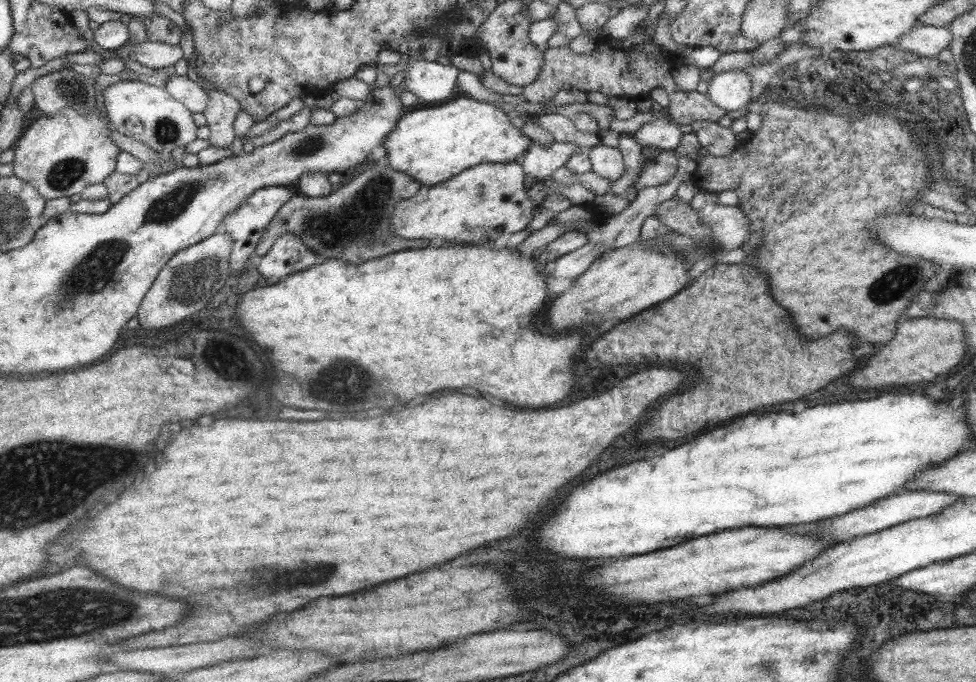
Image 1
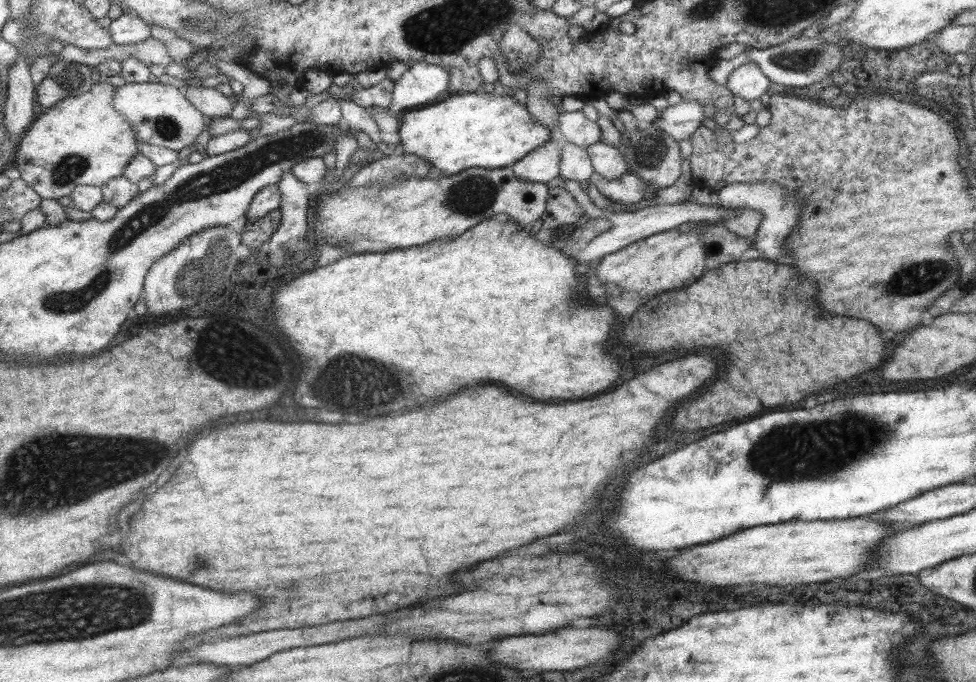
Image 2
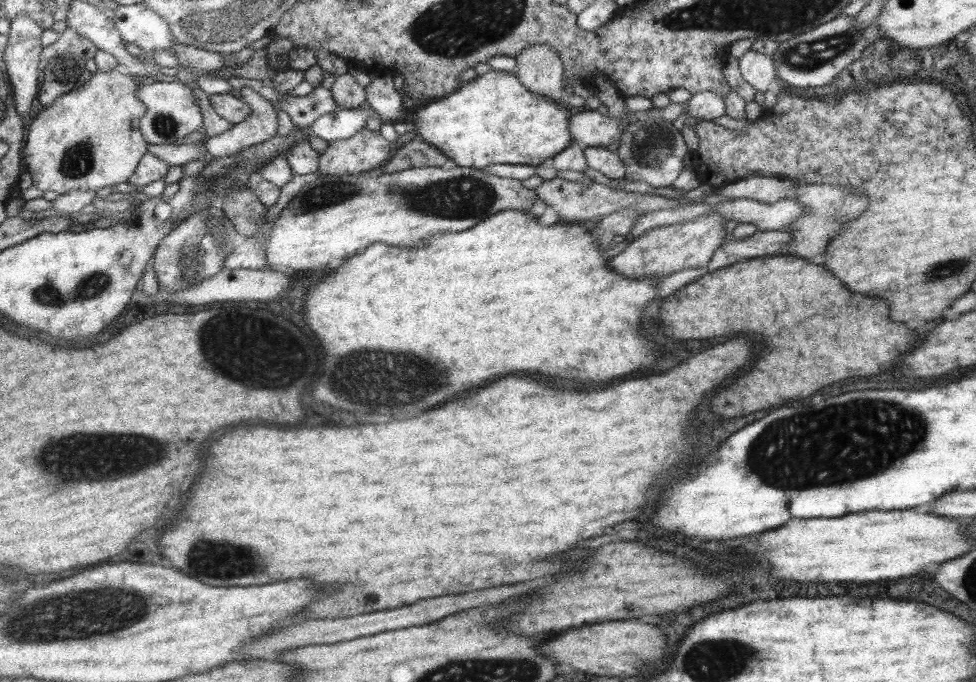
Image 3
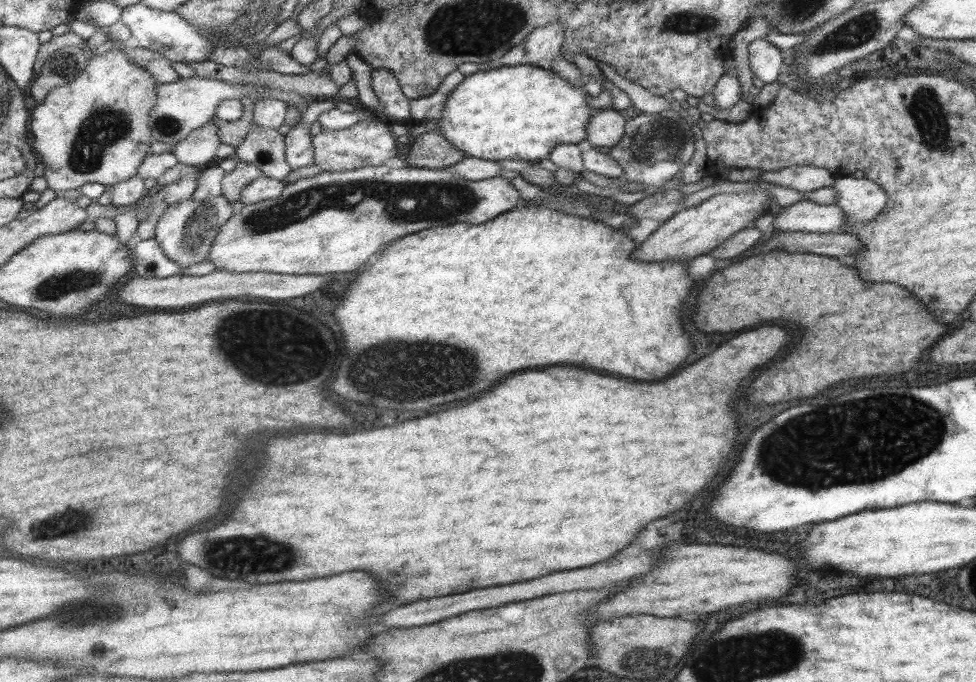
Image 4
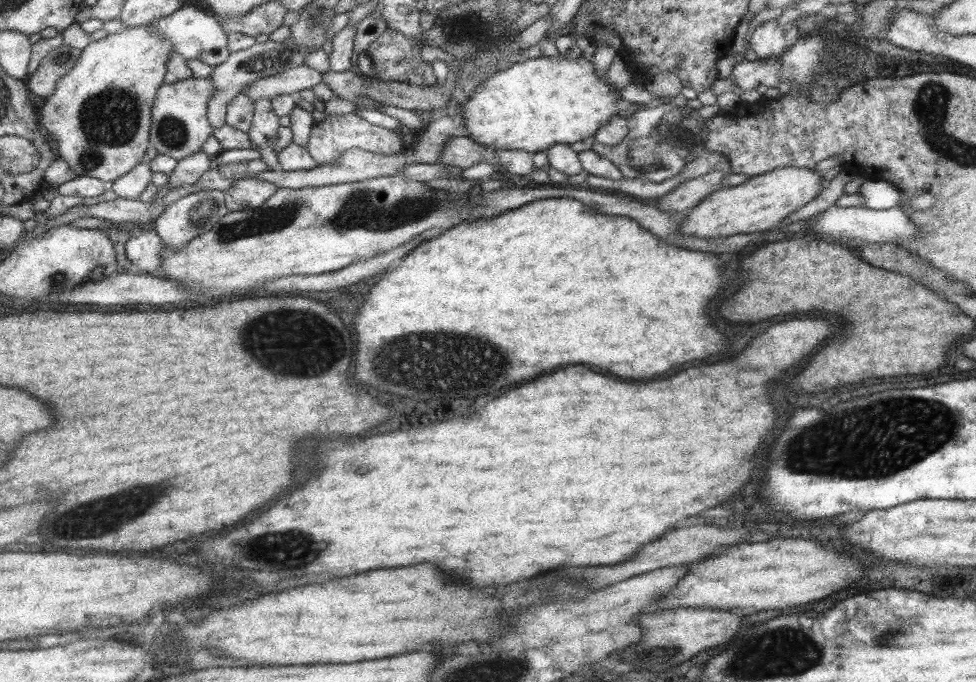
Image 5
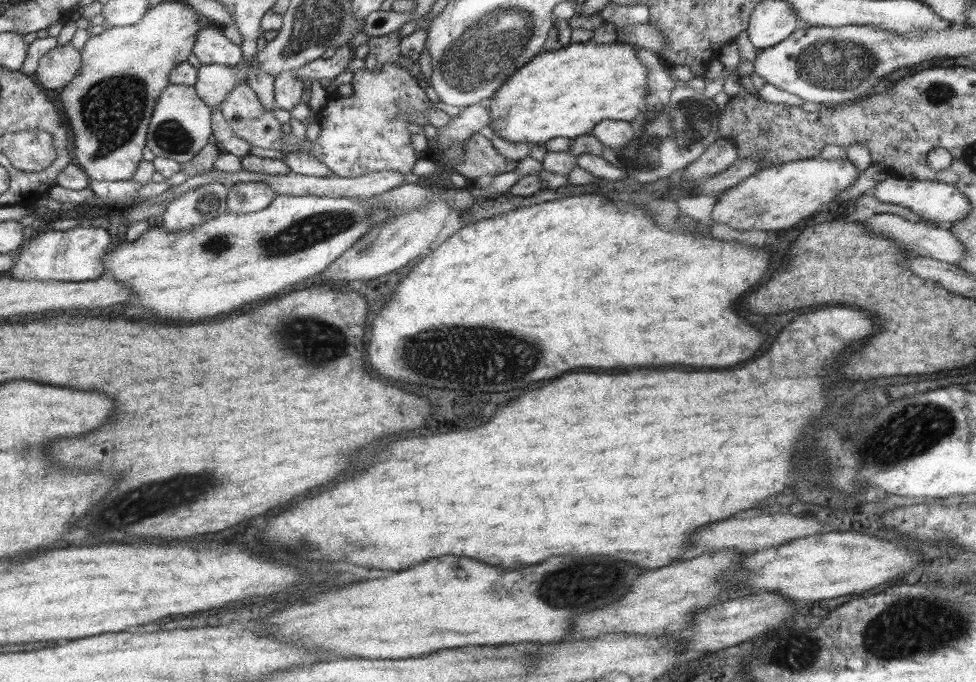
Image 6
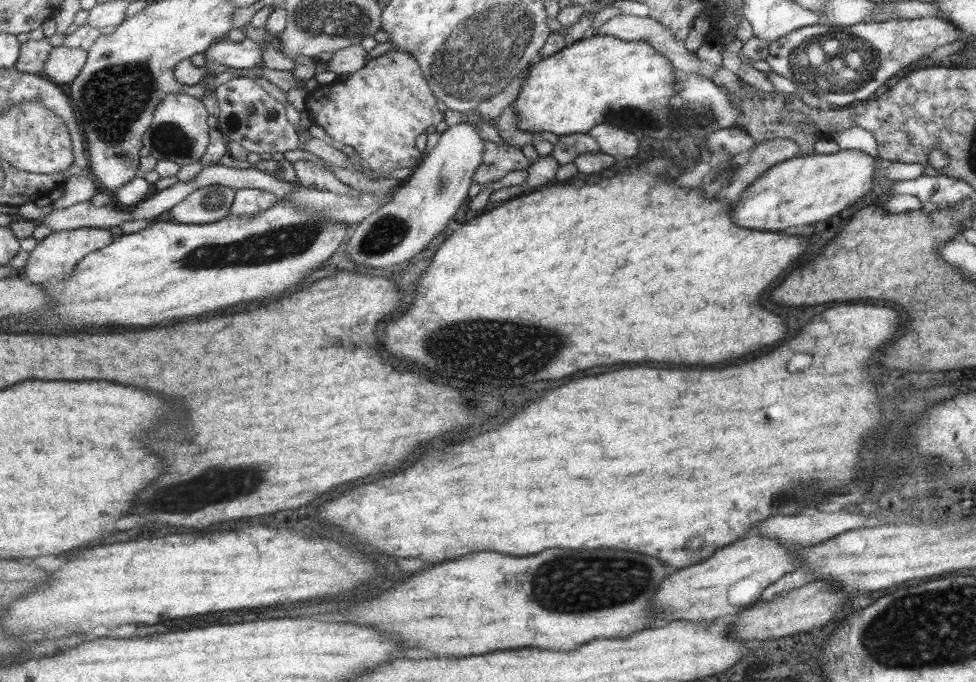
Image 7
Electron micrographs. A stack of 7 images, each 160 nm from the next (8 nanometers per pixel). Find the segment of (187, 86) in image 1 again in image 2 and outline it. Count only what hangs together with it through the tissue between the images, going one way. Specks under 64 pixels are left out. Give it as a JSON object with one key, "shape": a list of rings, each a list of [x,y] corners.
{"shape":[[[183,86],[186,96],[205,116],[229,117],[235,108],[229,96],[223,96],[215,87]]]}

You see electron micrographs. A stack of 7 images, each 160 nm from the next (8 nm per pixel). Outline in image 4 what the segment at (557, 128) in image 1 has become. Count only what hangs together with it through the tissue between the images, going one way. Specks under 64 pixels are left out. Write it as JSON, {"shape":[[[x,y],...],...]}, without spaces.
{"shape":[[[611,107],[598,110],[587,124],[585,140],[592,146],[615,146],[625,134],[625,119]]]}

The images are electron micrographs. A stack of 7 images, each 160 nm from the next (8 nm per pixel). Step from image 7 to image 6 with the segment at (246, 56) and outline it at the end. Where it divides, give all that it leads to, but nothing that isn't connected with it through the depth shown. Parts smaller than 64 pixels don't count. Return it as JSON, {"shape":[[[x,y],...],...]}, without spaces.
{"shape":[[[222,26],[206,27],[197,32],[193,54],[202,65],[237,67],[244,59],[243,48],[229,40]]]}

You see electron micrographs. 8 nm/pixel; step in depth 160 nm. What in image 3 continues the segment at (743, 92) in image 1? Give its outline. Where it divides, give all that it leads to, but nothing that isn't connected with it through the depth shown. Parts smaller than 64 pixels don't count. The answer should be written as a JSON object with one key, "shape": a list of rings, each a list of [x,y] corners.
{"shape":[[[748,49],[738,61],[741,77],[757,92],[764,93],[769,82],[776,78],[776,66],[771,56]]]}

